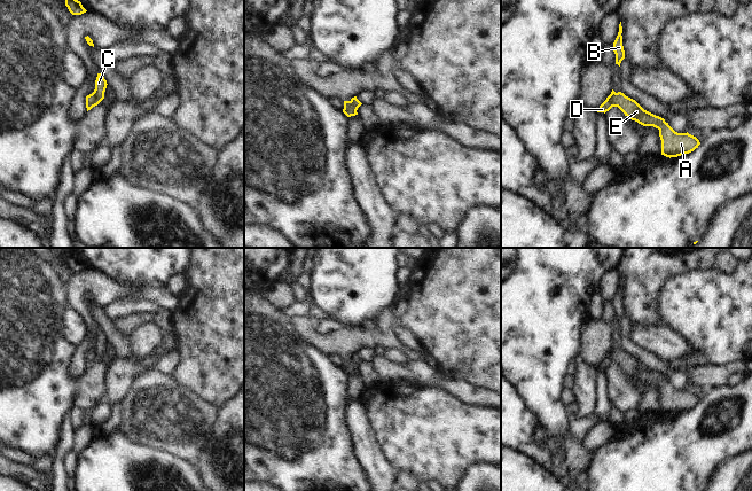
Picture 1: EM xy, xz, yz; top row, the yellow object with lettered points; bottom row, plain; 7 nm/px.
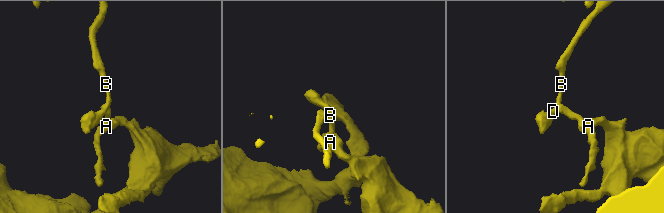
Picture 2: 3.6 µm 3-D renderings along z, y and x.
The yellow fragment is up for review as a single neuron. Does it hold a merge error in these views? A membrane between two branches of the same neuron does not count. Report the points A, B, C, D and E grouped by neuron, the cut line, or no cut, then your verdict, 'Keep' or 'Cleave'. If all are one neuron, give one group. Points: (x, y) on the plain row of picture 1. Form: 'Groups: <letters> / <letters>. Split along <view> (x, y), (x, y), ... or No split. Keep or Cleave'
Groups: A E / B C D. Split along yz (615, 349), (612, 363). Cleave

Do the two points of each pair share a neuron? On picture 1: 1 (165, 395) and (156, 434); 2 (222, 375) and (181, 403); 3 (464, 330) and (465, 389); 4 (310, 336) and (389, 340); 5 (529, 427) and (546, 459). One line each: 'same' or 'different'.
1: same
2: different
3: different
4: same
5: same

